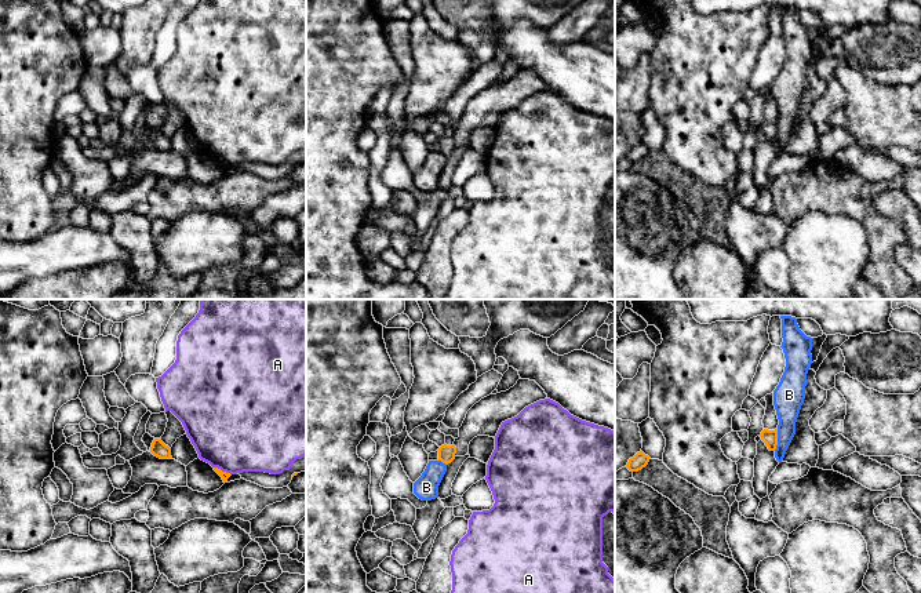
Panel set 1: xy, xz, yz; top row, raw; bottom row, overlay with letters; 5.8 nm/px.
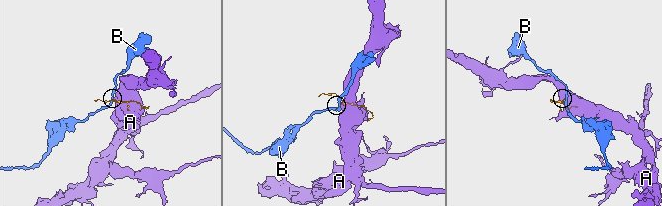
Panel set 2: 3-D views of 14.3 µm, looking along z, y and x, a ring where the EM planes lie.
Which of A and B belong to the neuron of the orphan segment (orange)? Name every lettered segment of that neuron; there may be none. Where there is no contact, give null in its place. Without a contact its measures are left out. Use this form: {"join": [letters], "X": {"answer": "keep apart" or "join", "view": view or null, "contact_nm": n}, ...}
{"join": [], "A": {"answer": "keep apart", "view": "xy", "contact_nm": 120}, "B": {"answer": "keep apart", "view": "yz", "contact_nm": 130}}

